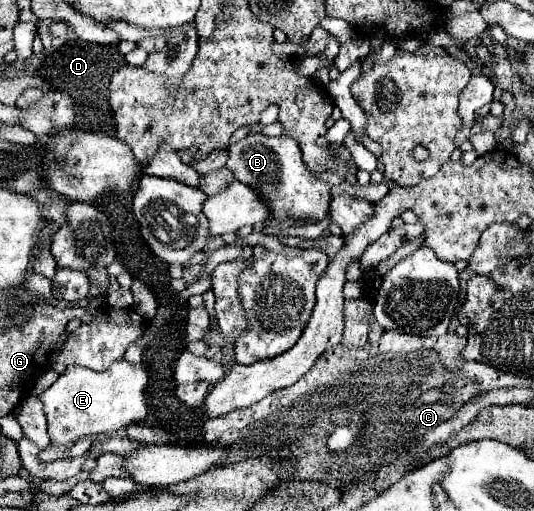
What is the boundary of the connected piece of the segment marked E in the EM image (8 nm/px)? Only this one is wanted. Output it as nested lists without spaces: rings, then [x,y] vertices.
[[[125,359],[113,363],[107,371],[91,371],[85,367],[67,367],[59,379],[39,395],[43,411],[47,417],[49,437],[57,445],[69,445],[83,437],[93,437],[99,433],[113,433],[121,427],[145,419],[145,387],[149,375],[143,367],[135,367]]]

